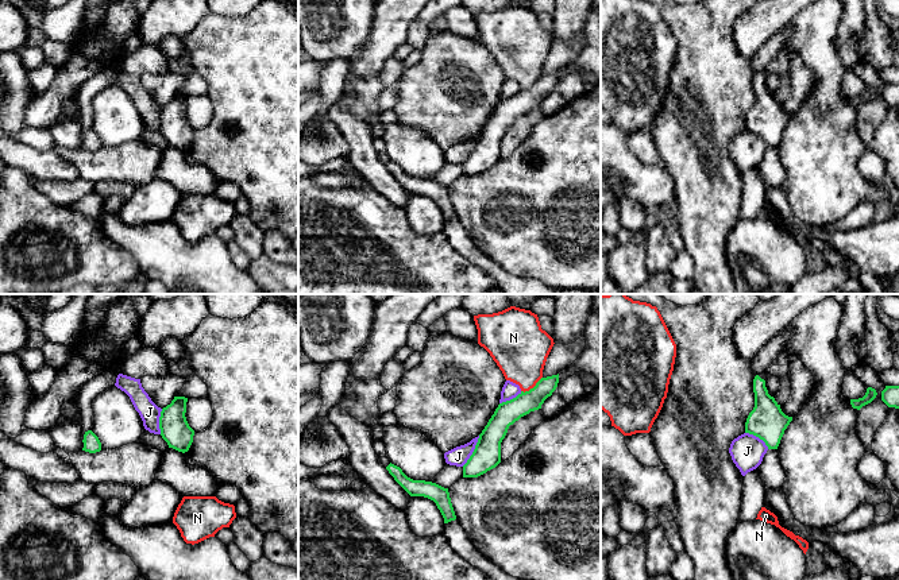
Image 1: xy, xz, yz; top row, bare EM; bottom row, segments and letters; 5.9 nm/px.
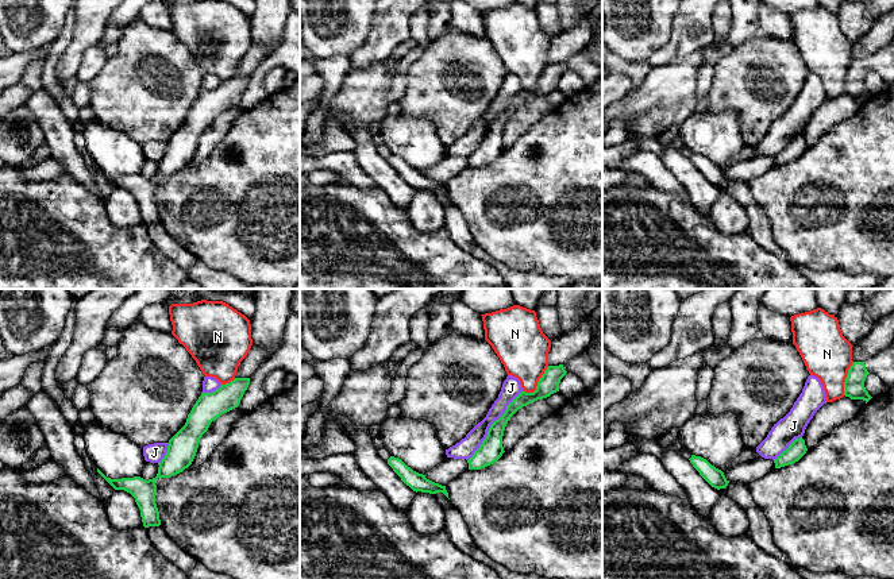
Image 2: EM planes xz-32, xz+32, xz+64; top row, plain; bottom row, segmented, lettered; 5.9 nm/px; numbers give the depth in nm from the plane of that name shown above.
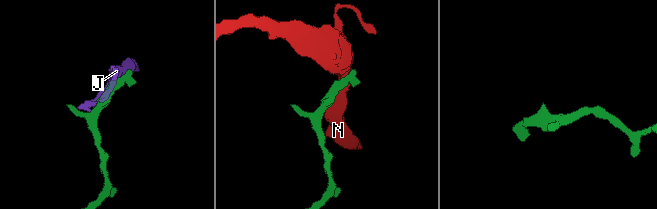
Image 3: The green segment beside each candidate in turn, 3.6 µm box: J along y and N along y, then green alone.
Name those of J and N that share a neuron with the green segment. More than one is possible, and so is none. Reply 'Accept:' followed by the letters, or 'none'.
Accept: none

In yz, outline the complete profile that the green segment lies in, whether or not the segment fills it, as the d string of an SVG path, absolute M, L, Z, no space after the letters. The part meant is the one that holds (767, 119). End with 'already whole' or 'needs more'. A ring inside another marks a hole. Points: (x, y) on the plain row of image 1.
M759 73L753 77L755 105L745 120L745 131L763 138L768 147L778 147L784 128L792 119L780 103L768 92L765 78Z | already whole

